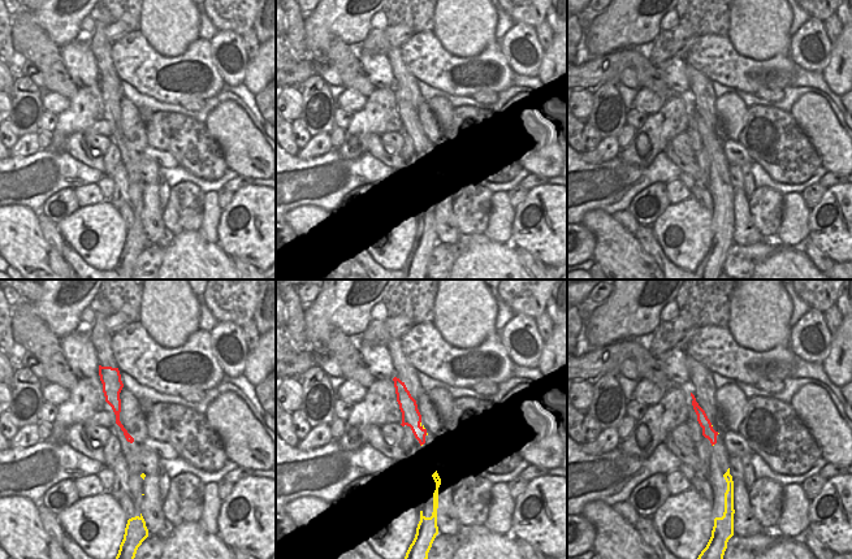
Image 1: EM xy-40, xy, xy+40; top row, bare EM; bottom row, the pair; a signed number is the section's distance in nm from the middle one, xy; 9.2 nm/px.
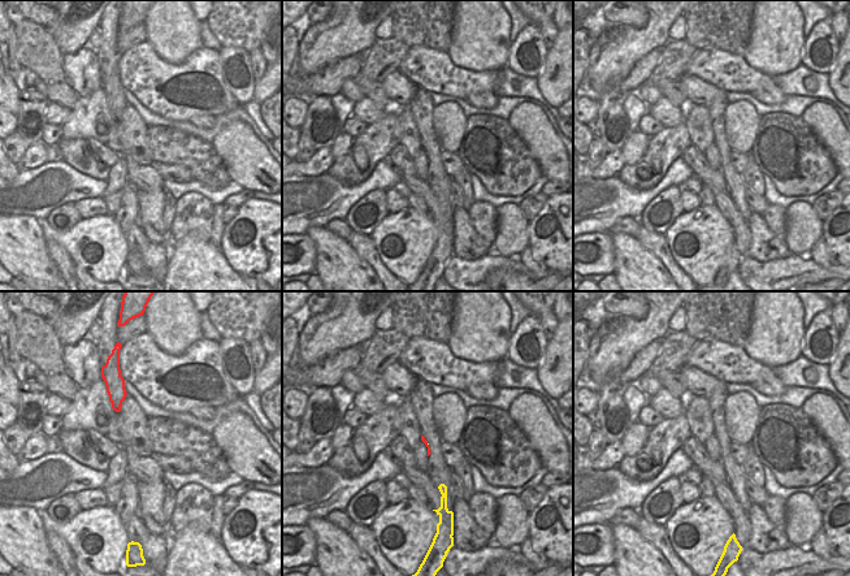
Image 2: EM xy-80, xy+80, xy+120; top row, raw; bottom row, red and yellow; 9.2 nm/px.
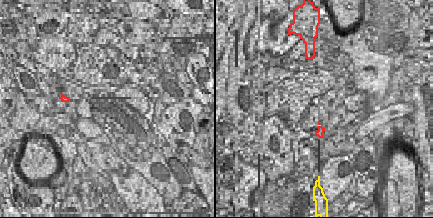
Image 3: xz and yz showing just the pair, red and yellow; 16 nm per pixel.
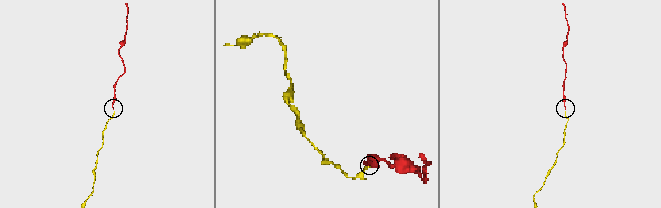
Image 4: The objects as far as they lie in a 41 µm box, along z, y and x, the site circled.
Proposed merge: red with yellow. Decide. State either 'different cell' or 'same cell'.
same cell

